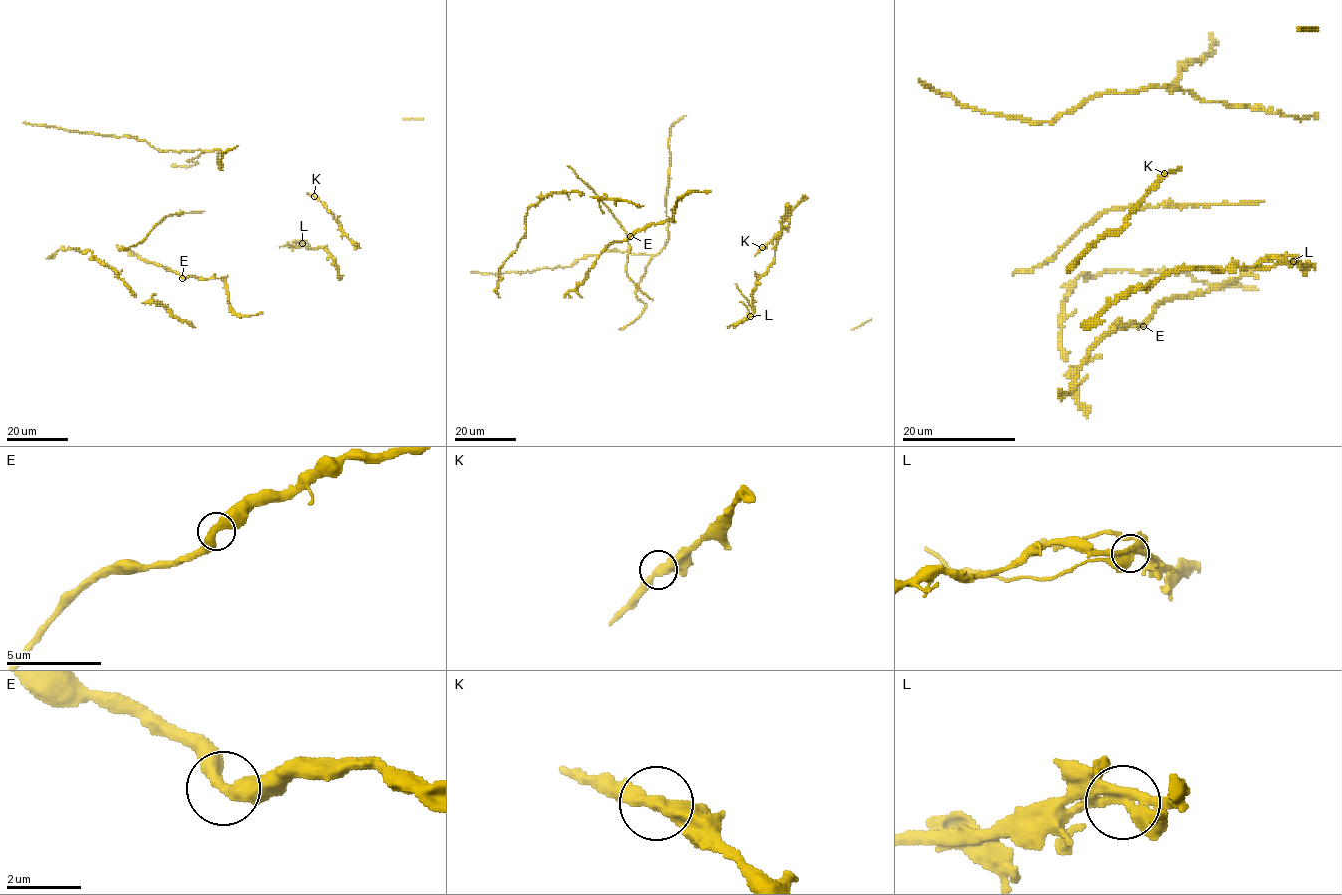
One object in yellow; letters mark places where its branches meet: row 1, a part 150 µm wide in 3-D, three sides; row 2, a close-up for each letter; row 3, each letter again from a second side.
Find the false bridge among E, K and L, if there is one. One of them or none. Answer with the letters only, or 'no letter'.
L

